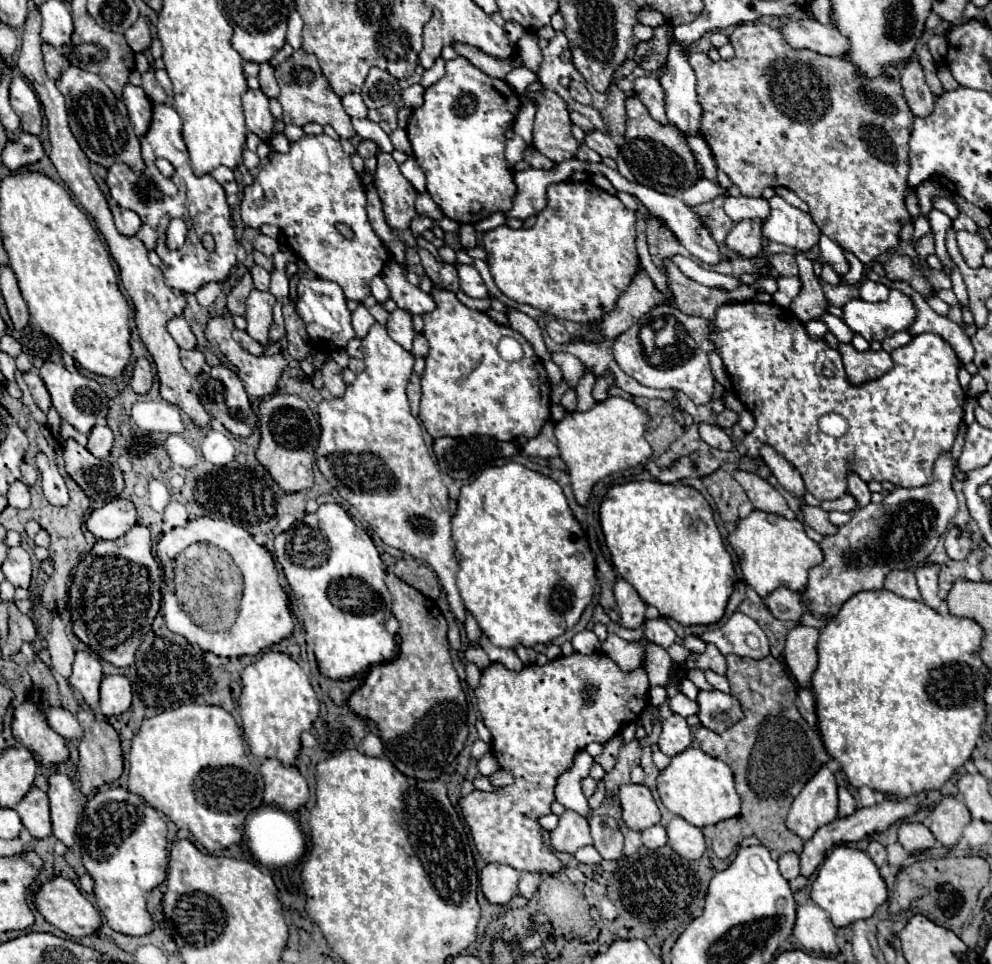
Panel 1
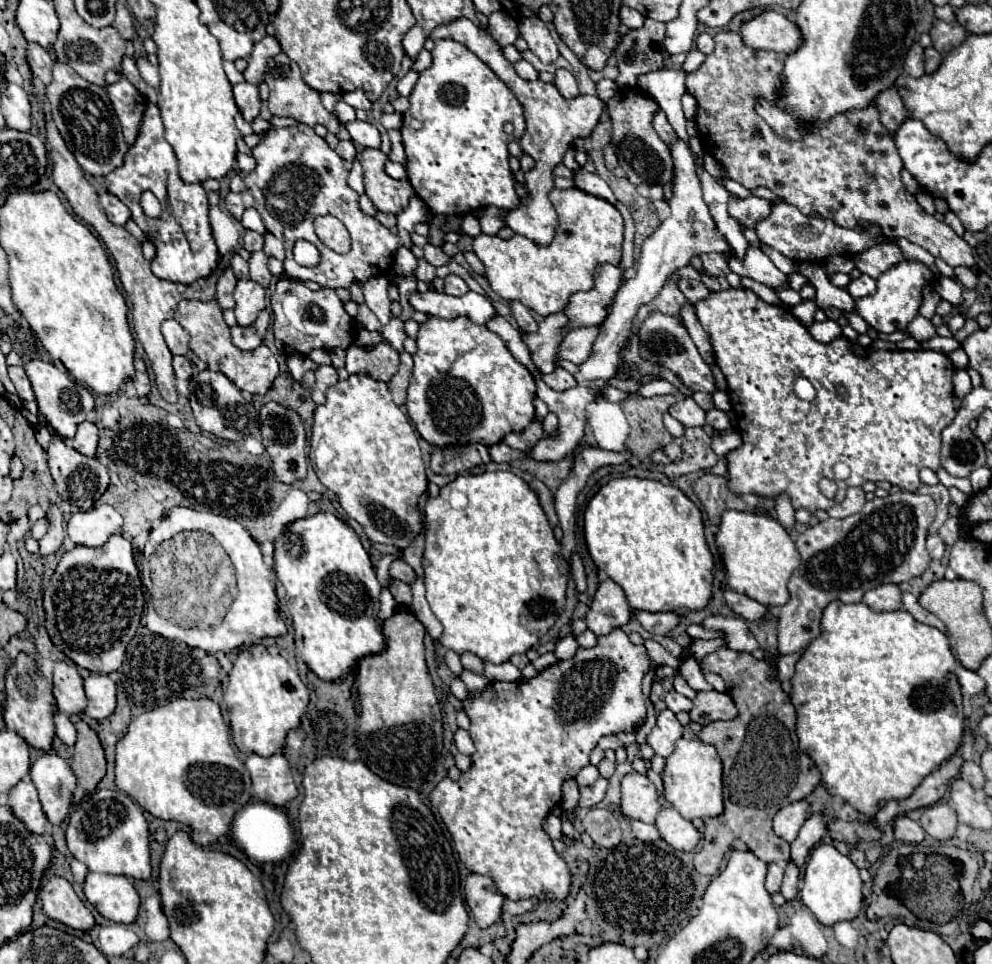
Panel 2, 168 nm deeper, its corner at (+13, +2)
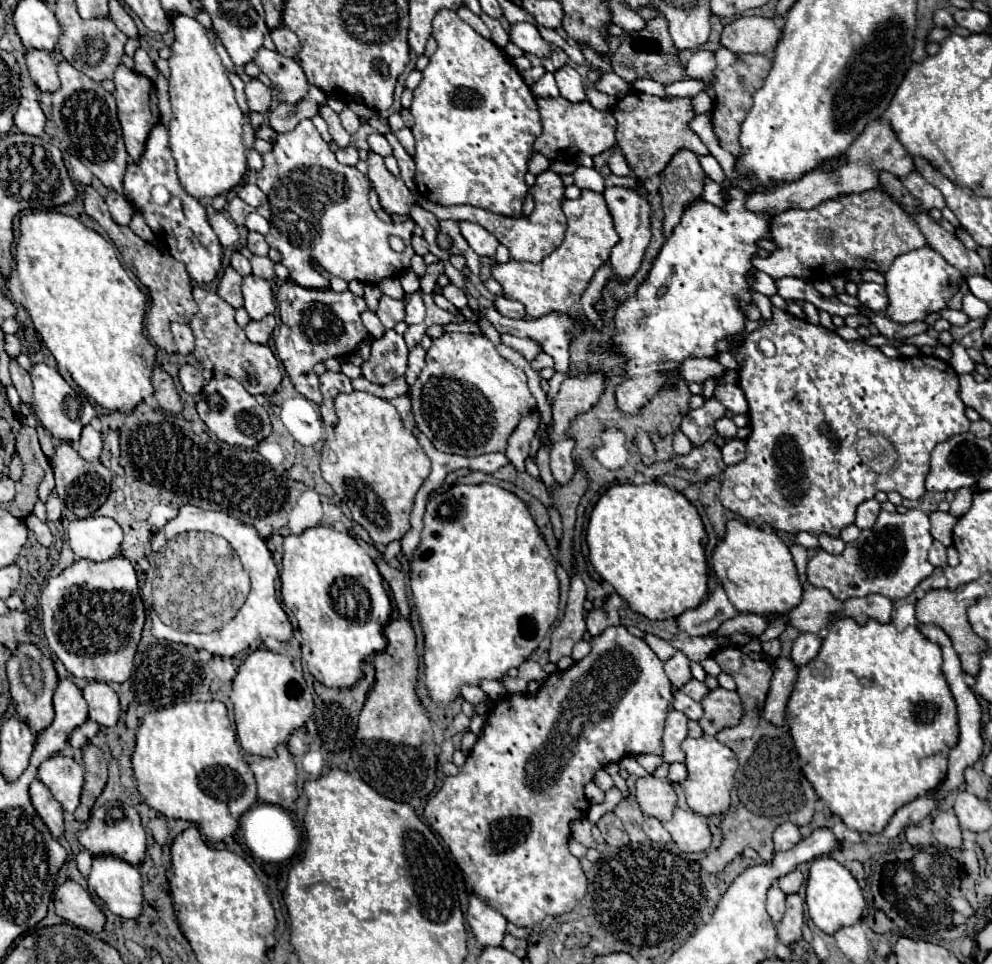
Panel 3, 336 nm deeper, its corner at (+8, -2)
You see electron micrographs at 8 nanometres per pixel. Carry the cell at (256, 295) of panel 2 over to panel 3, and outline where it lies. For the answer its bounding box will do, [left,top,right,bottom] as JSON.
[242,274,276,320]

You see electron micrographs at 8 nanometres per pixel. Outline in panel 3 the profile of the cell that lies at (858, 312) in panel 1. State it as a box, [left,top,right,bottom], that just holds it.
[886,246,966,324]

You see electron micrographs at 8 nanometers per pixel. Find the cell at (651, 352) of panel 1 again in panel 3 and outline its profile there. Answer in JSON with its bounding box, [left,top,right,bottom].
[716,384,748,414]

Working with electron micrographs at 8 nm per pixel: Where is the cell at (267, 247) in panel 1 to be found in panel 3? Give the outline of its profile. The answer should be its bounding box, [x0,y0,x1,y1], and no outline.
[246,232,270,256]

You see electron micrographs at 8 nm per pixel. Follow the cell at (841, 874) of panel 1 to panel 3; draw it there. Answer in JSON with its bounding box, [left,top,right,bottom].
[806,856,866,934]

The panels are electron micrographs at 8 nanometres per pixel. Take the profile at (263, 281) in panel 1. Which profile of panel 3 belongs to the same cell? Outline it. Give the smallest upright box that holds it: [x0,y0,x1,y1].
[230,250,252,276]

